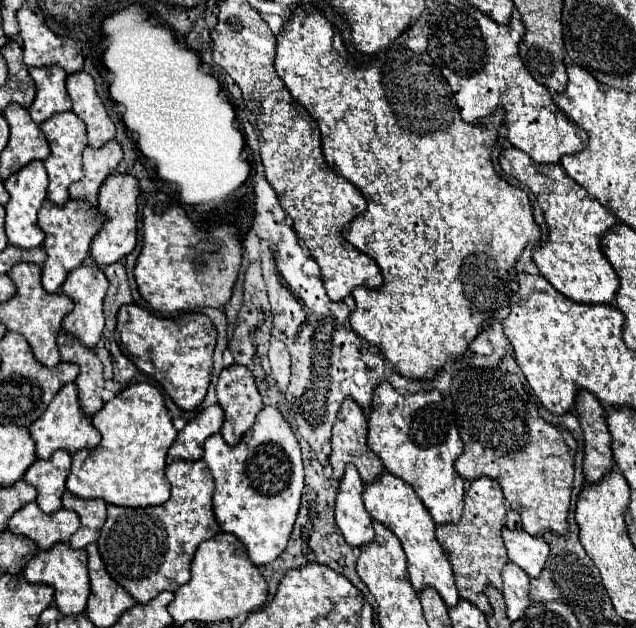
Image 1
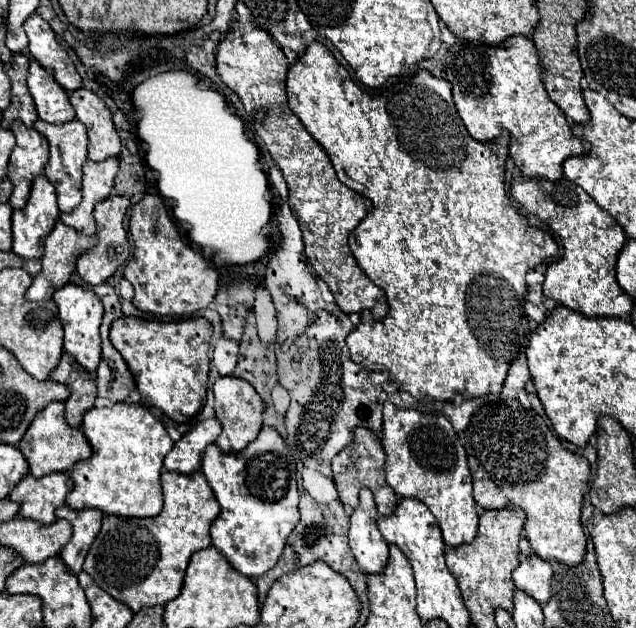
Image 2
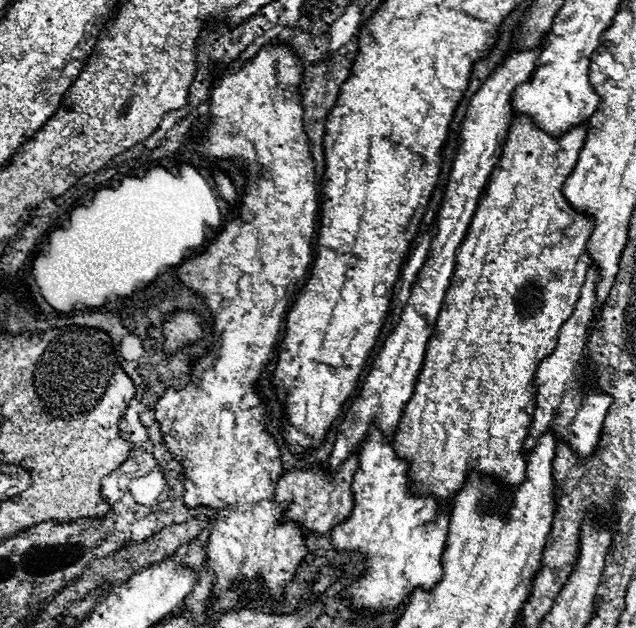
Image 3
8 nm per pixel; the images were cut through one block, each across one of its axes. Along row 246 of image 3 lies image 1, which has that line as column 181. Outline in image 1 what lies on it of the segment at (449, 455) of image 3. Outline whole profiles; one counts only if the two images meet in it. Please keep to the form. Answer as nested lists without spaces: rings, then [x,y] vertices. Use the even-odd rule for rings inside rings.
[[[172,460],[166,466],[172,496],[162,506],[122,508],[108,506],[108,520],[98,538],[100,556],[108,574],[124,586],[136,602],[150,602],[158,592],[176,592],[190,580],[190,562],[196,548],[220,532],[214,518],[214,480],[204,460]]]

